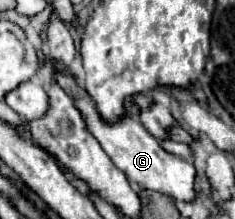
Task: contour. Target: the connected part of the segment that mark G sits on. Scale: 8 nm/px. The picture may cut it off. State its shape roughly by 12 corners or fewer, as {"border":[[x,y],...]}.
{"border":[[73,76],[75,98],[113,164],[139,188],[193,202],[197,170],[161,148],[143,124],[99,118]]}

